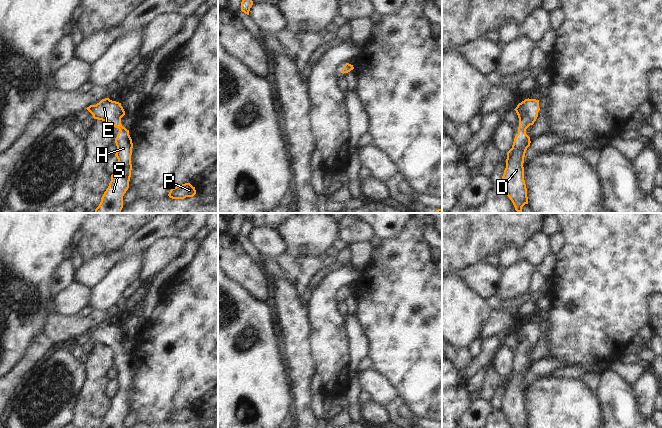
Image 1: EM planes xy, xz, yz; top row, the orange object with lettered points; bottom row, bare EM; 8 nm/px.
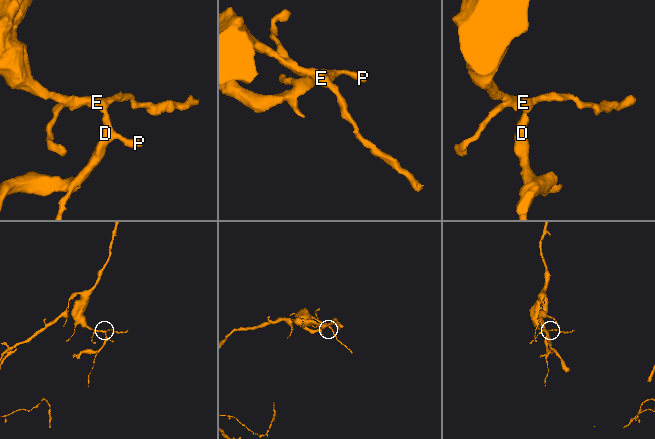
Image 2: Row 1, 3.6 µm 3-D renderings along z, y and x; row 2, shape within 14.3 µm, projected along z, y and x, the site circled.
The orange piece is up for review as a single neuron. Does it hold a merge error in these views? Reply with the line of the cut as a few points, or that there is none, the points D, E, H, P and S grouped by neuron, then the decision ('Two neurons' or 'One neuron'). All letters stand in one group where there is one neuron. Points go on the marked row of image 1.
No split. Groups: D E H P S. One neuron.

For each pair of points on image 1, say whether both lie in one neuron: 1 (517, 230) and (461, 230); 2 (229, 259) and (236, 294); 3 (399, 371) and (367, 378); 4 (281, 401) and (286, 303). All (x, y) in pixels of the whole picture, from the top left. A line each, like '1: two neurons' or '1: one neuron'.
1: one neuron
2: two neurons
3: two neurons
4: two neurons

